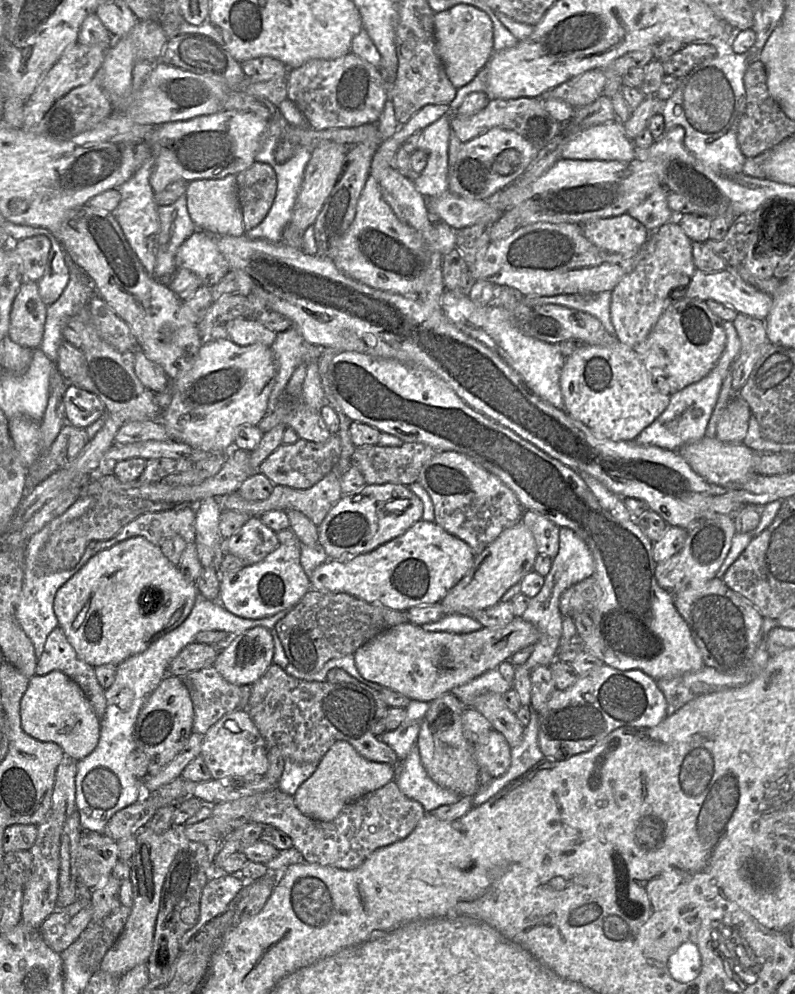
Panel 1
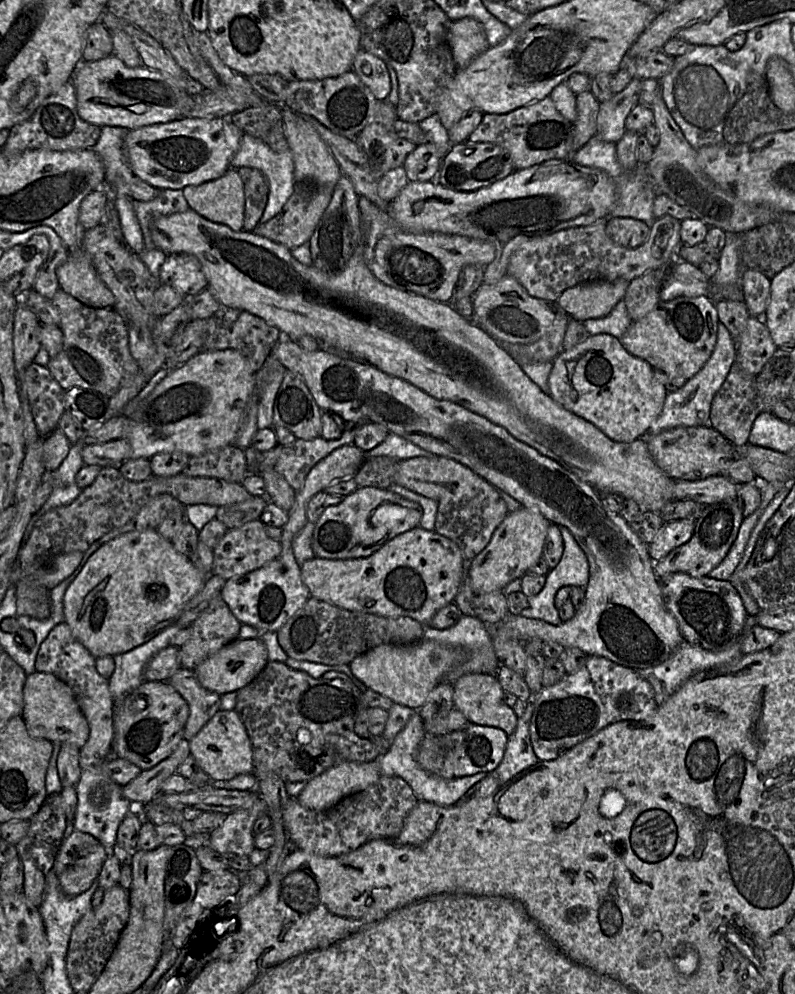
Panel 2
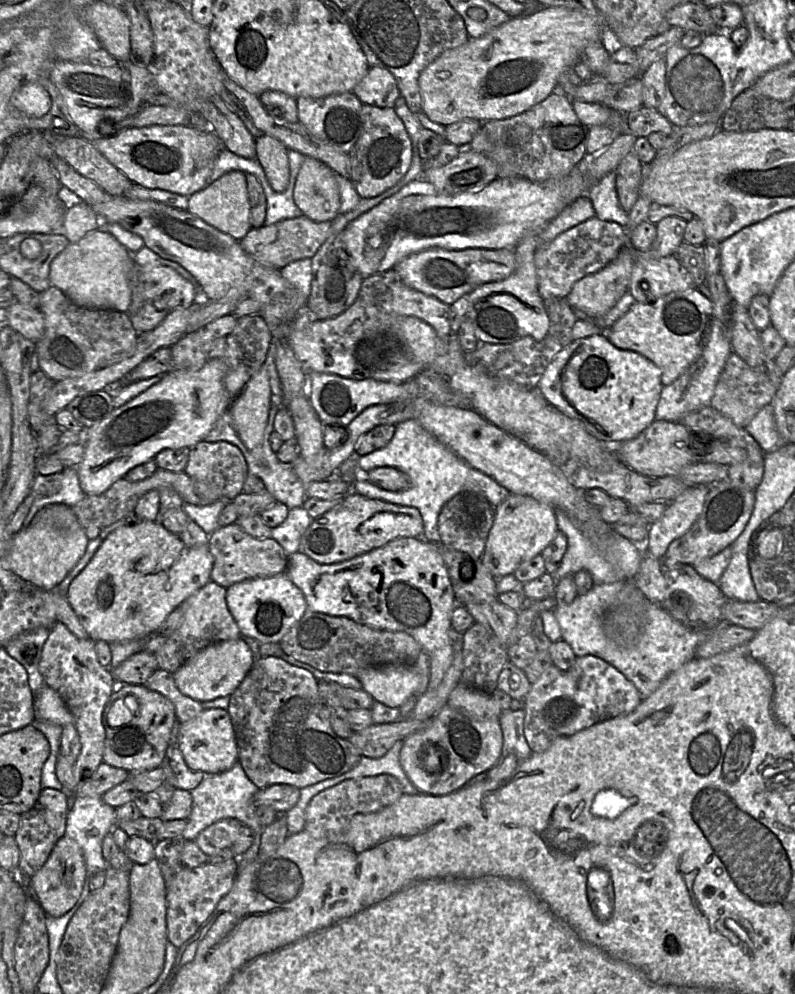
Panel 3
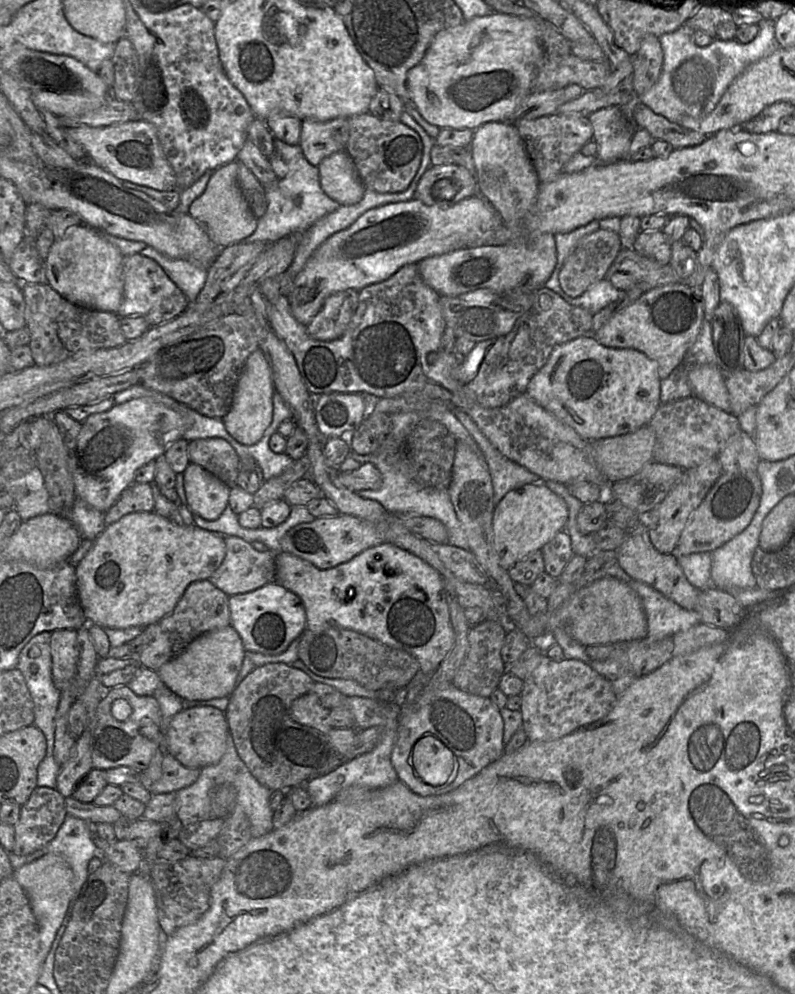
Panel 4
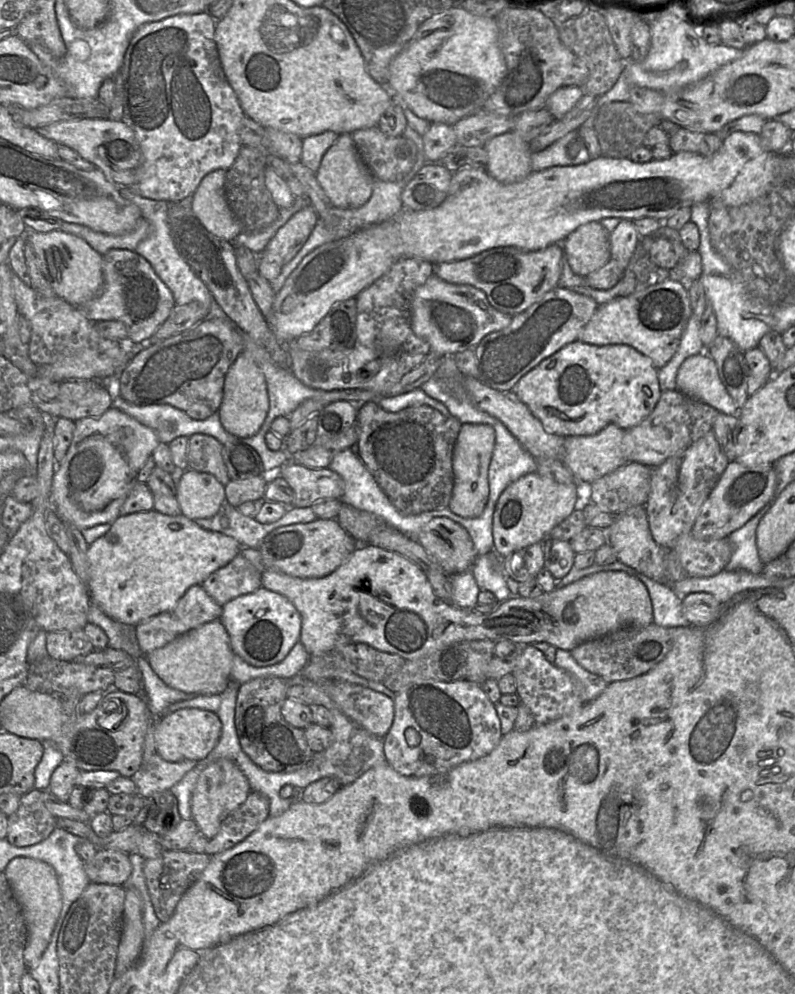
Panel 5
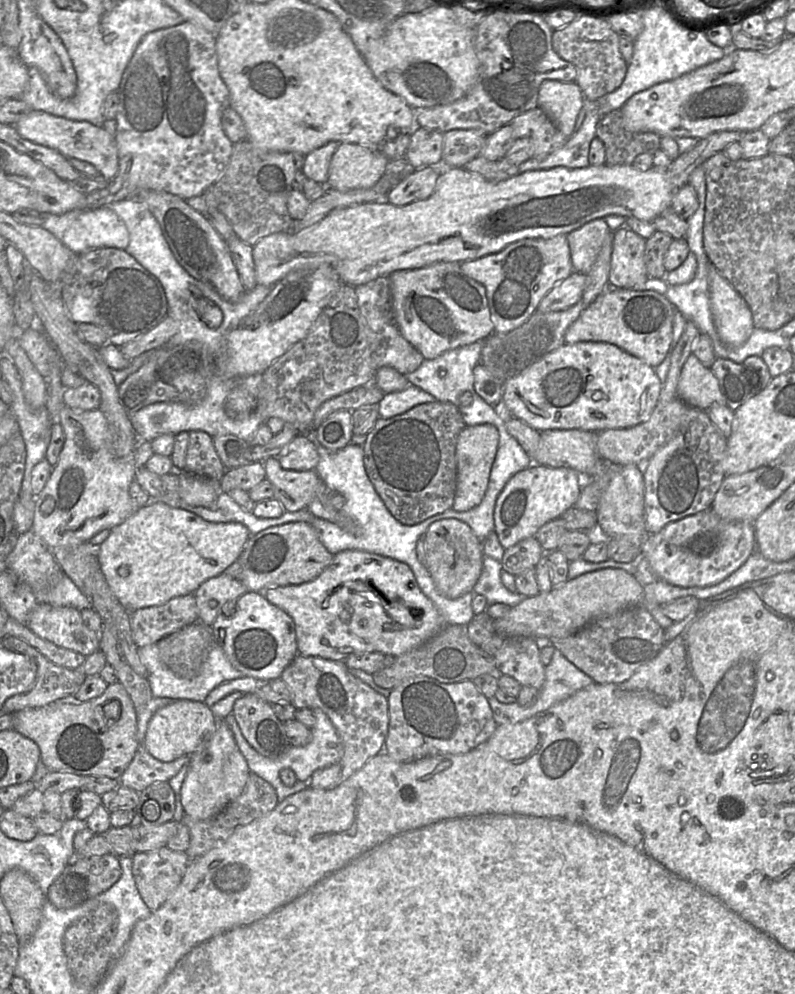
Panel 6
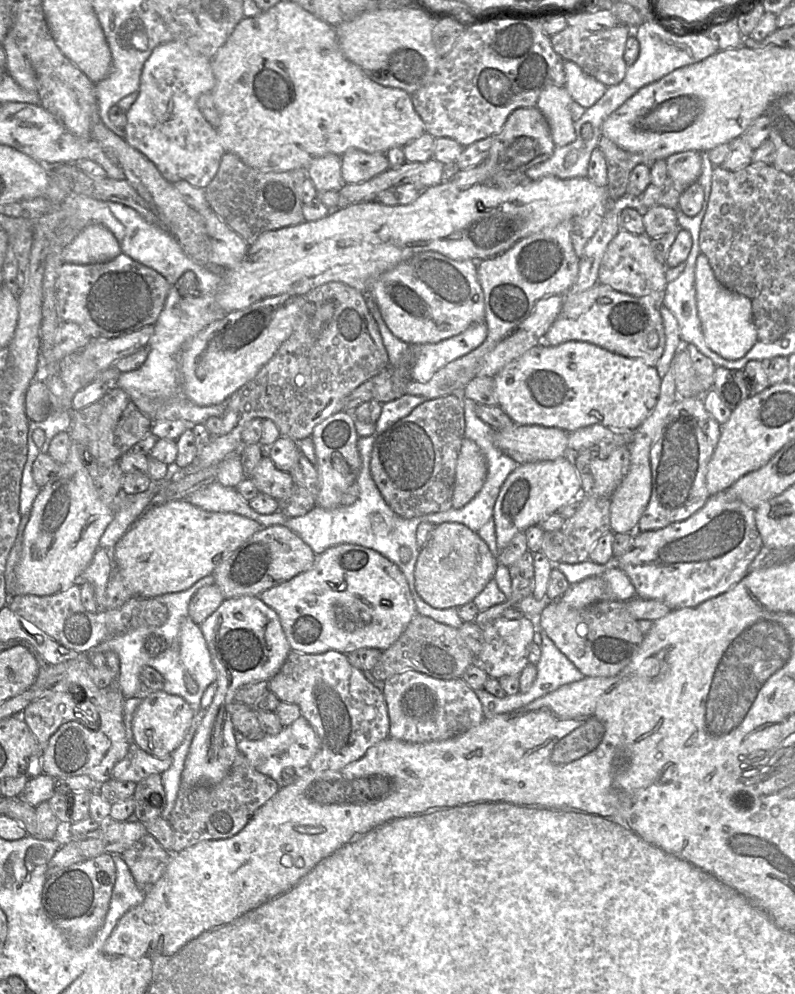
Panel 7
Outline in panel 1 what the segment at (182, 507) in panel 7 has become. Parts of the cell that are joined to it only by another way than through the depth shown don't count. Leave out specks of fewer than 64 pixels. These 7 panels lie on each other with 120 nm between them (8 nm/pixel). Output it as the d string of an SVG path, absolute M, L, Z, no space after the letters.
M143 536L128 538L111 548L105 549L92 556L87 563L74 574L58 591L54 600L54 612L59 622L59 626L64 630L70 644L75 649L78 657L93 667L109 664L117 666L130 656L145 651L152 643L166 633L178 627L190 614L196 597L199 594L196 581L187 579L177 565L174 565L163 554L160 546L153 544Z

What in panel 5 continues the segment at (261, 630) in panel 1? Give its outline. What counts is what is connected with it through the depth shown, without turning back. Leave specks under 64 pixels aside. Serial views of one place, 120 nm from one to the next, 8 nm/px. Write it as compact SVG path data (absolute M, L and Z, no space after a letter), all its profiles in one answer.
M213 620L177 636L165 646L144 656L169 687L185 693L221 695L230 683L235 653L224 625L220 620Z

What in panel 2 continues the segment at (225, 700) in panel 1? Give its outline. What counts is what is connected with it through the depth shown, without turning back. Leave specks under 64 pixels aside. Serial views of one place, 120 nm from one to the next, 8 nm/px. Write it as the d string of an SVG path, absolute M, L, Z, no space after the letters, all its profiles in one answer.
M180 668L167 681L189 705L190 713L184 727L184 739L191 740L221 710L221 695L204 688L194 669Z

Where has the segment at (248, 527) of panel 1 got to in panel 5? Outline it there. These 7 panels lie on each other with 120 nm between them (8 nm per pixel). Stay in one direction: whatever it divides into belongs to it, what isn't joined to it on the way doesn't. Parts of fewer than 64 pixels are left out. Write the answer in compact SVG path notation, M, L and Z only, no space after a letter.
M239 552L227 565L211 573L201 583L207 594L220 606L262 587L263 569L256 568Z

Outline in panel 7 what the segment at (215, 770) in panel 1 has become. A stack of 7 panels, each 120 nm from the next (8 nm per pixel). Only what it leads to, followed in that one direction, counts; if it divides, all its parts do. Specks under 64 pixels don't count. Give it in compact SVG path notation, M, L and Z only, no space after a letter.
M148 691L142 696L133 716L134 741L141 749L156 757L171 755L183 742L194 716L195 712L182 697L164 691Z

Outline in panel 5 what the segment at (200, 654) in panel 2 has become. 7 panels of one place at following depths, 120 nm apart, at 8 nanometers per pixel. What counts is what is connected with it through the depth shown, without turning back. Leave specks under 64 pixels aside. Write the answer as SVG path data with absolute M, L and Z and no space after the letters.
M201 584L191 586L173 609L152 616L135 626L137 641L142 655L147 655L153 650L165 646L177 636L191 629L197 628L213 620L219 620L221 613L222 606L207 594Z

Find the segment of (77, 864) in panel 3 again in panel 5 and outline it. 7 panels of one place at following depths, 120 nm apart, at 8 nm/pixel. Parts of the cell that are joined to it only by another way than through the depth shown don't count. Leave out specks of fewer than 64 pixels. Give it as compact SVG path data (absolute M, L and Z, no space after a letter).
M28 857L12 859L4 870L5 876L19 903L27 926L28 937L24 961L28 969L35 967L47 948L62 908L62 894L55 869L48 863Z

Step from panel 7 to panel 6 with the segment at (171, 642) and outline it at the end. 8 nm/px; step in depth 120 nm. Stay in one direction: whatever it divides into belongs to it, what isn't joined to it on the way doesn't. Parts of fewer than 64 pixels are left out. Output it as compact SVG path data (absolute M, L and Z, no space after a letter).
M215 642L211 645L199 670L191 677L179 677L171 671L160 659L157 644L139 647L138 653L141 662L147 669L147 679L152 690L152 695L156 698L188 699L204 702L211 691L220 684L246 677L230 663L222 647Z

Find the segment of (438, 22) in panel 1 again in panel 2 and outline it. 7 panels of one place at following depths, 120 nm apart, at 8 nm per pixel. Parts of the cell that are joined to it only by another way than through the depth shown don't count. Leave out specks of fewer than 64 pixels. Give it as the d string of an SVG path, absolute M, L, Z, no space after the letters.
M471 17L451 21L448 43L457 70L466 68L489 48L484 26Z

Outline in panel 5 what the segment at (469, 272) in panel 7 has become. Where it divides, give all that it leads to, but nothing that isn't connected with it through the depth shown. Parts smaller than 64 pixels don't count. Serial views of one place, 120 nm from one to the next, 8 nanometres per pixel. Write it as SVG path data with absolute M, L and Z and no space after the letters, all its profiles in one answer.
M434 272L416 289L411 303L414 333L429 344L431 352L439 356L453 356L473 349L486 335L506 328L512 319L513 316L495 309L480 289L448 283Z

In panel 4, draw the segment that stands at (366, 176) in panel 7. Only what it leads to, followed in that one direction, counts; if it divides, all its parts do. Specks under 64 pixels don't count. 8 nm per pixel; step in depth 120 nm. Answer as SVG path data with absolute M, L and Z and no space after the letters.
M346 150L324 158L317 167L321 189L341 206L356 204L363 198L365 187Z

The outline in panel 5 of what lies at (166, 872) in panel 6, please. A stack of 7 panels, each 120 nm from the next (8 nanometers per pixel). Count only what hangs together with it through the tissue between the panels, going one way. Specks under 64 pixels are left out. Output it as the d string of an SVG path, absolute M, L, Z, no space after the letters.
M165 851L155 859L145 859L143 872L152 905L158 919L167 922L189 887L198 879L210 862L211 856L205 853L188 851Z

